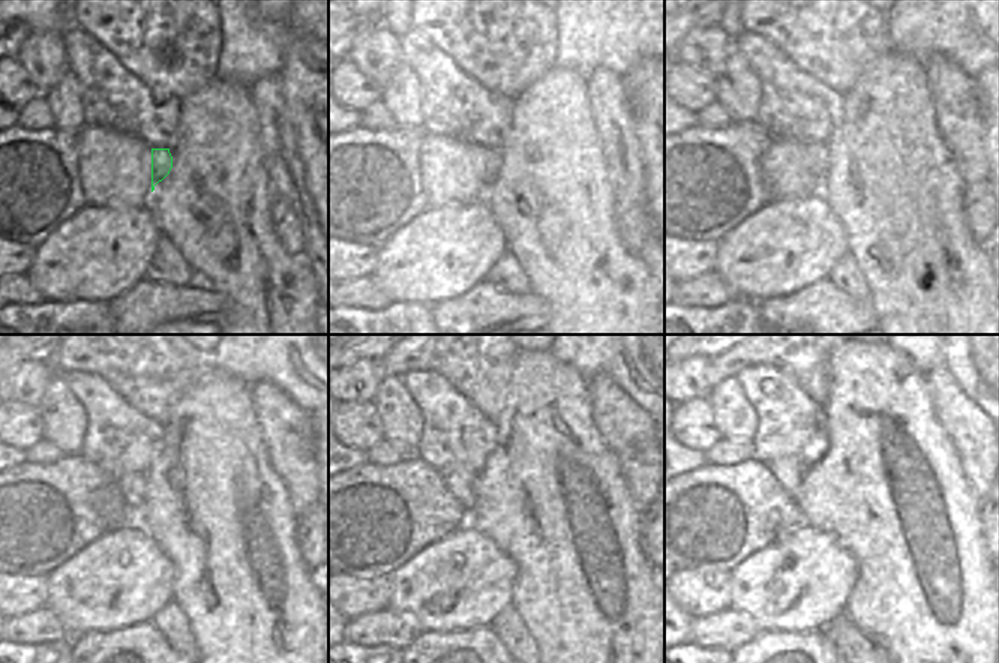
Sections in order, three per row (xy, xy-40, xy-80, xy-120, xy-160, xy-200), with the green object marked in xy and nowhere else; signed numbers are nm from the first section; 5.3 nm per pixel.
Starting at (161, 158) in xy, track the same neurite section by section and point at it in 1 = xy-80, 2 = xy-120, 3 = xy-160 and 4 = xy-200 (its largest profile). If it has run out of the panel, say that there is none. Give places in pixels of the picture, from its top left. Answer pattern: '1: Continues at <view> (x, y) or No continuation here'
1: Continues at xy-80 (818, 152)
2: Continues at xy-120 (132, 486)
3: Continues at xy-160 (461, 483)
4: Continues at xy-200 (788, 471)

